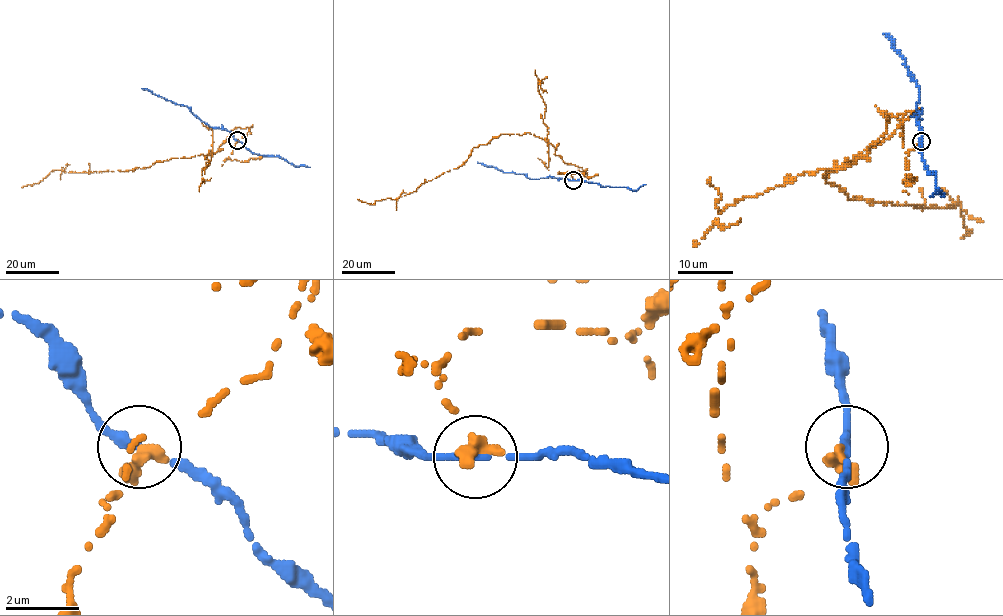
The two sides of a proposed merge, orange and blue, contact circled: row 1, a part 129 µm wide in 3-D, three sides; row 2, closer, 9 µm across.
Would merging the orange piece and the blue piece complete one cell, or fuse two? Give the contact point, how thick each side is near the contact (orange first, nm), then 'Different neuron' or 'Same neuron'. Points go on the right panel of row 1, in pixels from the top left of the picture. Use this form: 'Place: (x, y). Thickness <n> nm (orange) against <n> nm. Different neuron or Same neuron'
Place: (921, 141). Thickness 440 nm (orange) against 200 nm. Different neuron

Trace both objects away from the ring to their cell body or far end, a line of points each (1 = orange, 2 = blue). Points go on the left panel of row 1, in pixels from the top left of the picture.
1: (237, 140), (235, 145), (249, 128), (233, 128), (219, 150), (205, 155), (133, 170), (51, 171), (22, 187)
2: (237, 140), (225, 129), (213, 128), (201, 121), (187, 107), (141, 88)

